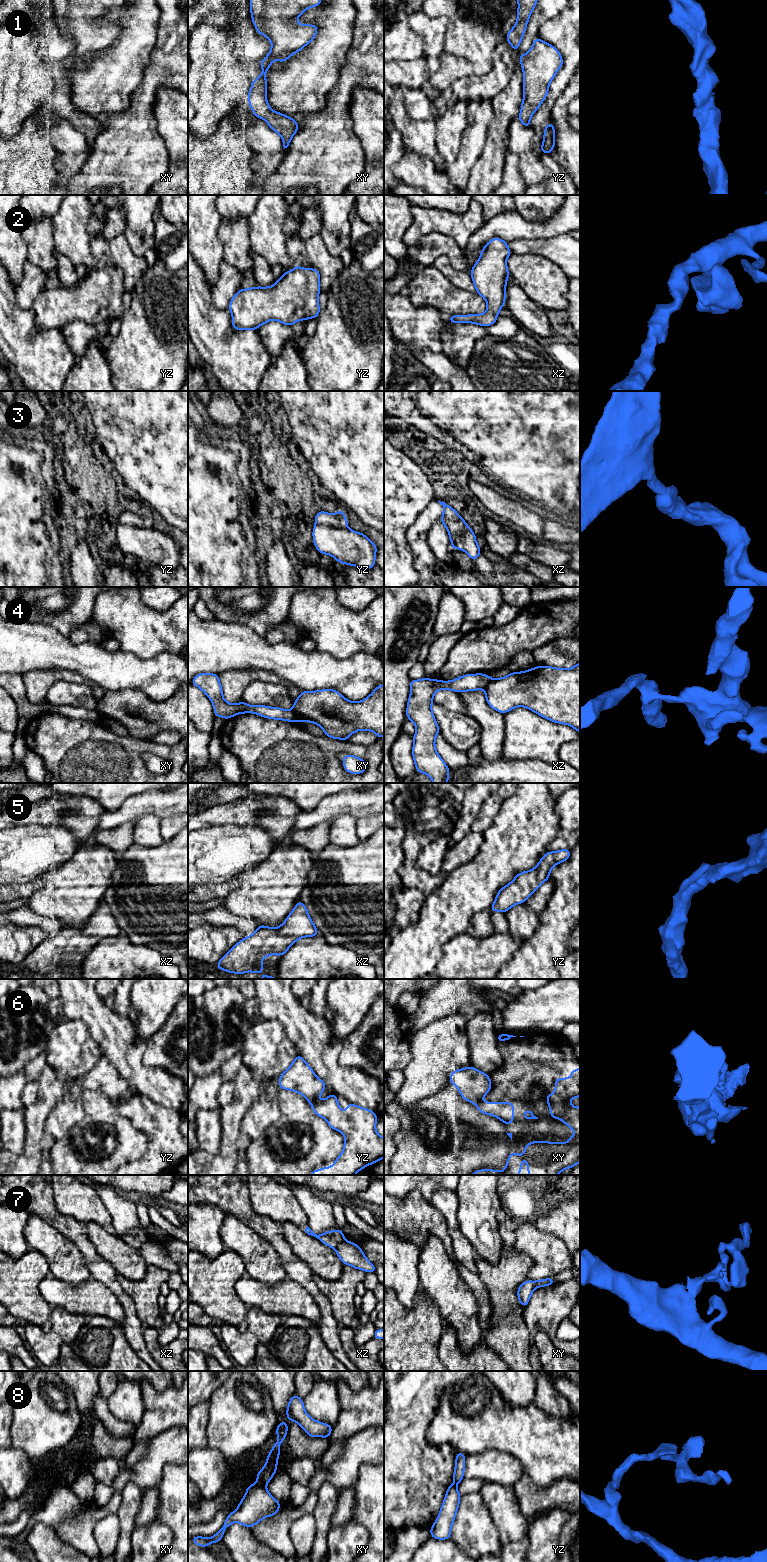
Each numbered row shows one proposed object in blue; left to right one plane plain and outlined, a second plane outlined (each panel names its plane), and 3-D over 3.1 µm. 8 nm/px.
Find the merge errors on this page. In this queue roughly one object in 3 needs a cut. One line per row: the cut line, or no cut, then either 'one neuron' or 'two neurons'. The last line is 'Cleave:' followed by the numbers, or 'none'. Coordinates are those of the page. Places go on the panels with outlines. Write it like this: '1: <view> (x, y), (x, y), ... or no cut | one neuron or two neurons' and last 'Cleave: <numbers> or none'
1: no cut | one neuron
2: no cut | one neuron
3: yz (316, 524), (346, 527) | two neurons
4: xy (292, 709), (300, 720) | two neurons
5: no cut | one neuron
6: yz (315, 1100), (311, 1104) | two neurons
7: xz (343, 1239), (335, 1248) | two neurons
8: xy (259, 1482), (265, 1485) | two neurons
Cleave: 3, 4, 6, 7, 8

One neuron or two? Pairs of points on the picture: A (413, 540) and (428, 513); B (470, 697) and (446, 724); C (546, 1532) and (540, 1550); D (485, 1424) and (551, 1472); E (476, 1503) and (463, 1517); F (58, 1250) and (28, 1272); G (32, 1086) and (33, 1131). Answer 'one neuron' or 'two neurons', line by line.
A: one neuron
B: two neurons
C: one neuron
D: one neuron
E: one neuron
F: two neurons
G: two neurons

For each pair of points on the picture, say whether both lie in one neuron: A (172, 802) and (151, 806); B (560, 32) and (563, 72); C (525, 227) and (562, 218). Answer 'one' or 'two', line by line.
A: one
B: one
C: one

